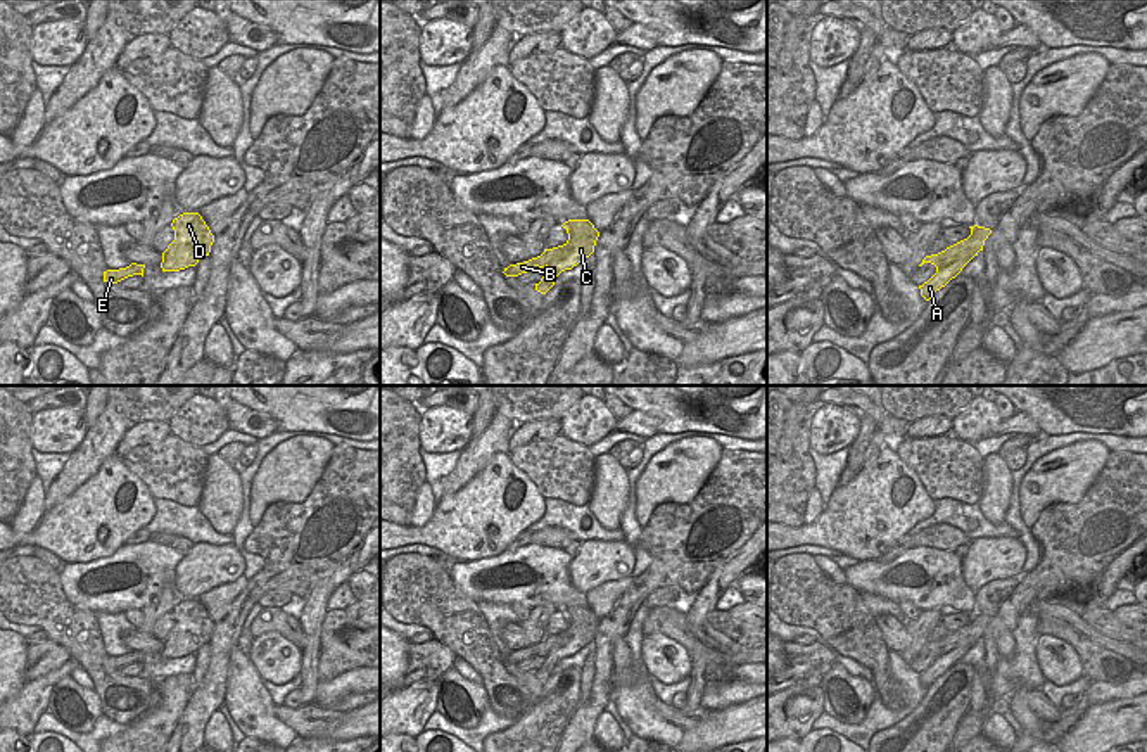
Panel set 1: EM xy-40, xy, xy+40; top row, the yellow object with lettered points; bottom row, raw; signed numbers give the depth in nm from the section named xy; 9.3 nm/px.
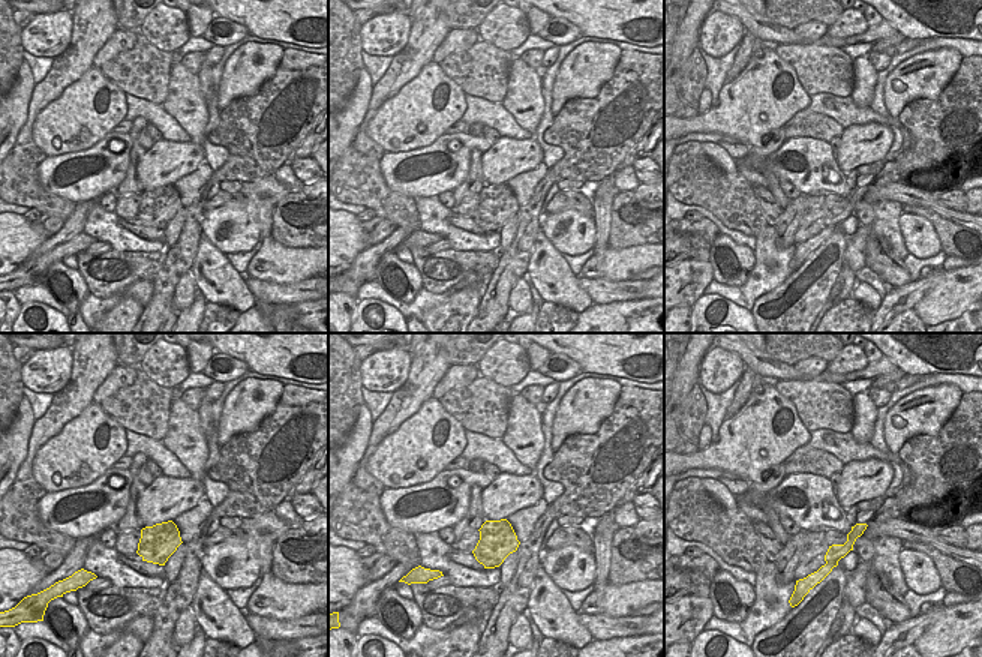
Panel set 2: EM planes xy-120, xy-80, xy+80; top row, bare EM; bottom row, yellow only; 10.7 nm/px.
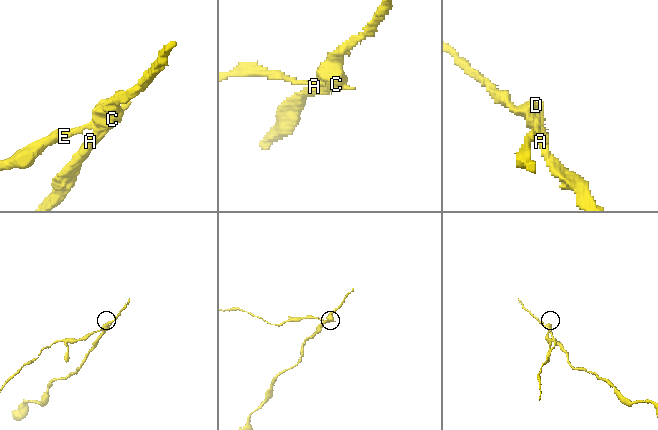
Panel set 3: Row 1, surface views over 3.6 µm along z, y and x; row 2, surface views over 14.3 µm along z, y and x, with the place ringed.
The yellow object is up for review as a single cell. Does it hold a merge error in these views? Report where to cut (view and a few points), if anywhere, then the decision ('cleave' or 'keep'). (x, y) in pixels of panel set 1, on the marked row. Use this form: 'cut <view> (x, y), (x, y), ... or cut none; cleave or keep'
cut xy (532, 258), (538, 265); cleave

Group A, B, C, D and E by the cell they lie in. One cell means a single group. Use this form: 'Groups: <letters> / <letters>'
Groups: A C D / B E

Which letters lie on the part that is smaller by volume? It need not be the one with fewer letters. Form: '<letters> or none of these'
B, E

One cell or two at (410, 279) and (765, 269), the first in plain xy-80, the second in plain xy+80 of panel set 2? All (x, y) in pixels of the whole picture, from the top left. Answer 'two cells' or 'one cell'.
two cells

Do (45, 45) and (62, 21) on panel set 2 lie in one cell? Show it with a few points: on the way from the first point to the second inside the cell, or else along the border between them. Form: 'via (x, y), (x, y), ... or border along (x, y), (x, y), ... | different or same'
via (45, 39), (56, 27) | same

